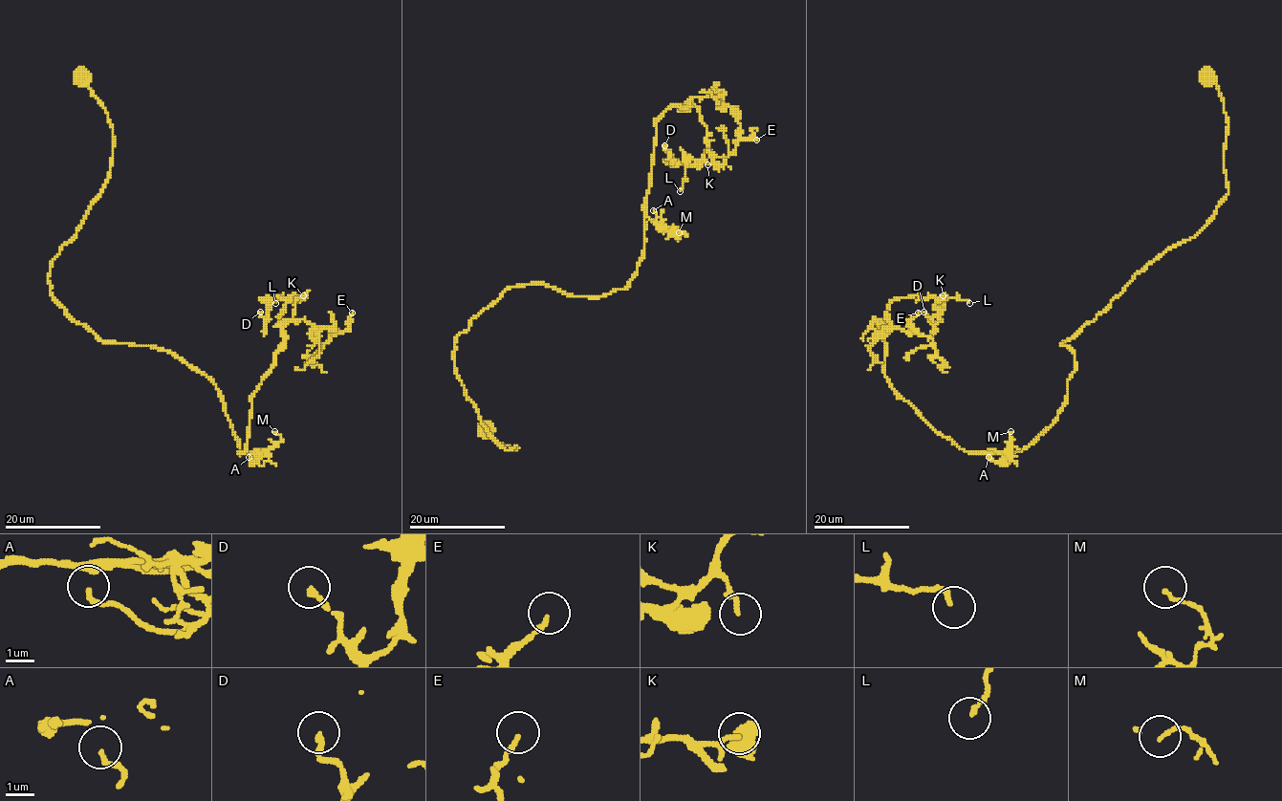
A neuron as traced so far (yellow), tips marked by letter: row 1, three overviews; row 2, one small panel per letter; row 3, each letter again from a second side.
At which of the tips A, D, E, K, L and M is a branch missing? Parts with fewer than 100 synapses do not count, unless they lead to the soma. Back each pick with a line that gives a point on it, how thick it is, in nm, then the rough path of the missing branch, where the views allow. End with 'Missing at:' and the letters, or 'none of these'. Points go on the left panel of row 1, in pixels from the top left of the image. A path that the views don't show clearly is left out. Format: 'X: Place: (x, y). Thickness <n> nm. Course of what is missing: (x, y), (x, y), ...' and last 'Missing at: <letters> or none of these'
Missing at: none of these

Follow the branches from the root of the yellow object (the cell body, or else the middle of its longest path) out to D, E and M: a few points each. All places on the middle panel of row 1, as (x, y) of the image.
D: (607, 294), (628, 286), (642, 256), (656, 121), (694, 104), (704, 156), (676, 163), (664, 145)
E: (607, 294), (628, 286), (642, 256), (656, 121), (671, 106), (717, 93), (741, 136), (756, 140)
M: (607, 294), (625, 289), (633, 277), (642, 256), (646, 218), (665, 229), (679, 232)

